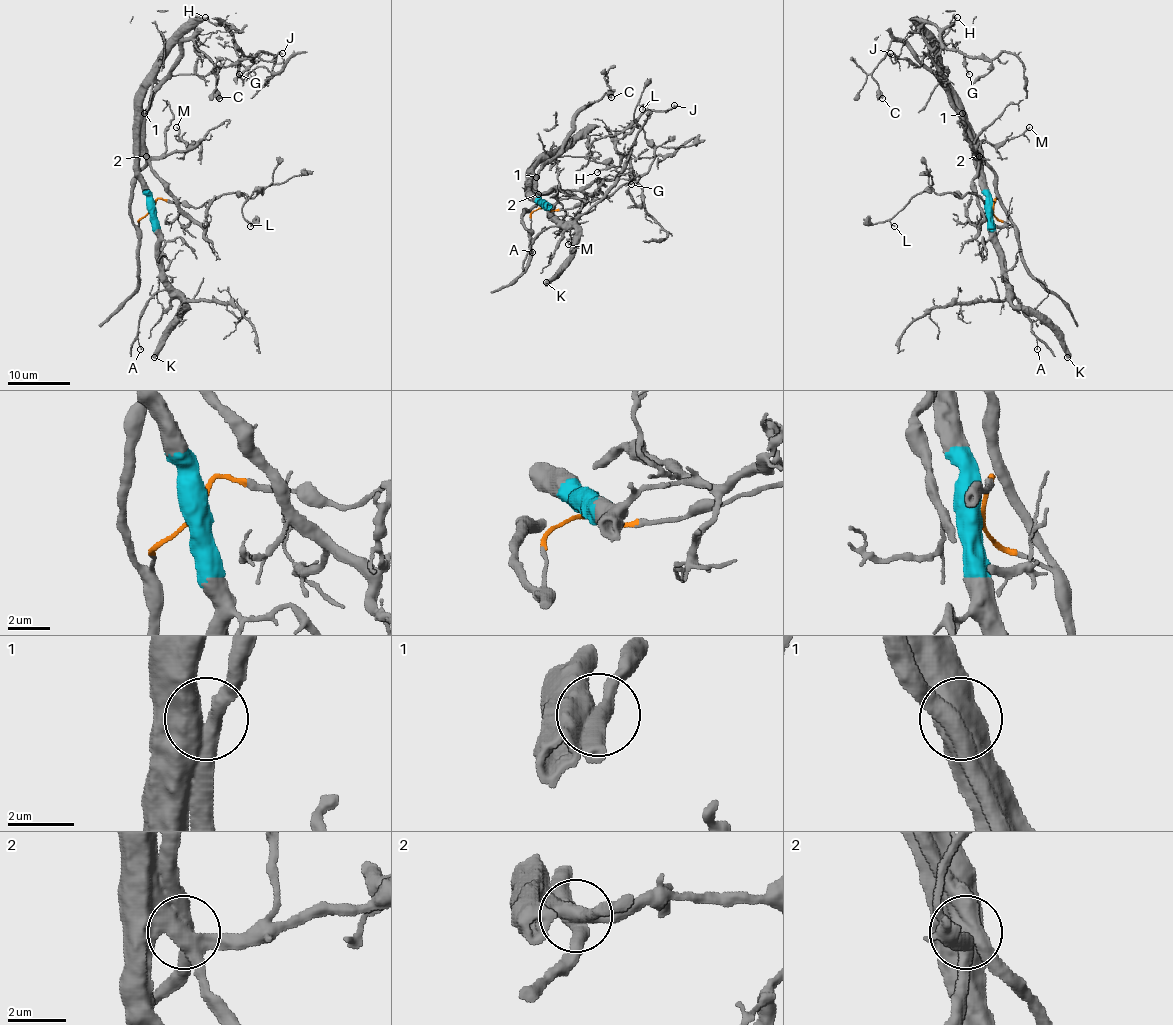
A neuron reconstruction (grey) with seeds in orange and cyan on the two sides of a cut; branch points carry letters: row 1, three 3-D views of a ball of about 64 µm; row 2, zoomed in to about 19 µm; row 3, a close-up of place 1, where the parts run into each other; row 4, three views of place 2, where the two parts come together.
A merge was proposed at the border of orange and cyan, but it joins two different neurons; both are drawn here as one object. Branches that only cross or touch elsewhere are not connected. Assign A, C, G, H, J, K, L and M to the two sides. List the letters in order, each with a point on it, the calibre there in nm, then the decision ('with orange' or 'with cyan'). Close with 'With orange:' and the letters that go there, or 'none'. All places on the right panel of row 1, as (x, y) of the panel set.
A: (1037, 349) | 110 nm | with cyan
C: (882, 98) | 650 nm | with orange
G: (969, 74) | 80 nm | with cyan
H: (957, 17) | 150 nm | with cyan
J: (890, 53) | 110 nm | with cyan
K: (1067, 357) | 600 nm | with cyan
L: (894, 226) | 110 nm | with orange
M: (1029, 127) | 130 nm | with cyan
With orange: C, L

